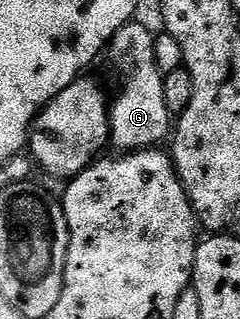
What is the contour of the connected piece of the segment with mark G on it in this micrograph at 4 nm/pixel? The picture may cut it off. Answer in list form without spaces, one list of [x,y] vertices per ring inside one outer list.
[[[129,21],[116,30],[116,35],[110,40],[110,51],[120,62],[124,70],[124,84],[111,100],[108,109],[108,129],[110,143],[121,152],[127,153],[139,149],[152,149],[170,135],[170,108],[164,99],[164,81],[162,72],[156,68],[154,57],[154,35],[148,32],[137,21]]]

